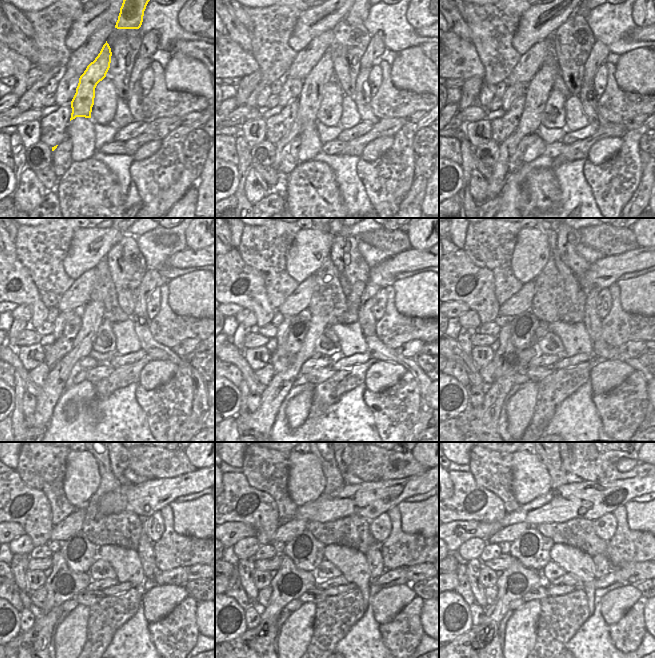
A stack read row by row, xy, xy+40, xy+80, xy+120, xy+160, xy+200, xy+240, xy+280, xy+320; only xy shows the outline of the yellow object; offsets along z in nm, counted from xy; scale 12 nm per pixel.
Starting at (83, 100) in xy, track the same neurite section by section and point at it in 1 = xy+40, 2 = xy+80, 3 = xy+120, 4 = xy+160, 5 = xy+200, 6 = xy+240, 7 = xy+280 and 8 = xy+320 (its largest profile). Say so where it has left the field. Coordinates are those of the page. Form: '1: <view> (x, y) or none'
1: xy+40 (310, 97)
2: xy+80 (538, 89)
3: xy+120 (92, 317)
4: xy+160 (261, 421)
5: xy+200 (482, 421)
6: xy+240 (32, 645)
7: xy+280 (256, 645)
8: xy+320 (482, 642)

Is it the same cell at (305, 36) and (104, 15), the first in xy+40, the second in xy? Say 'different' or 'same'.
same

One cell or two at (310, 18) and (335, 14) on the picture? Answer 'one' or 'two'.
one

